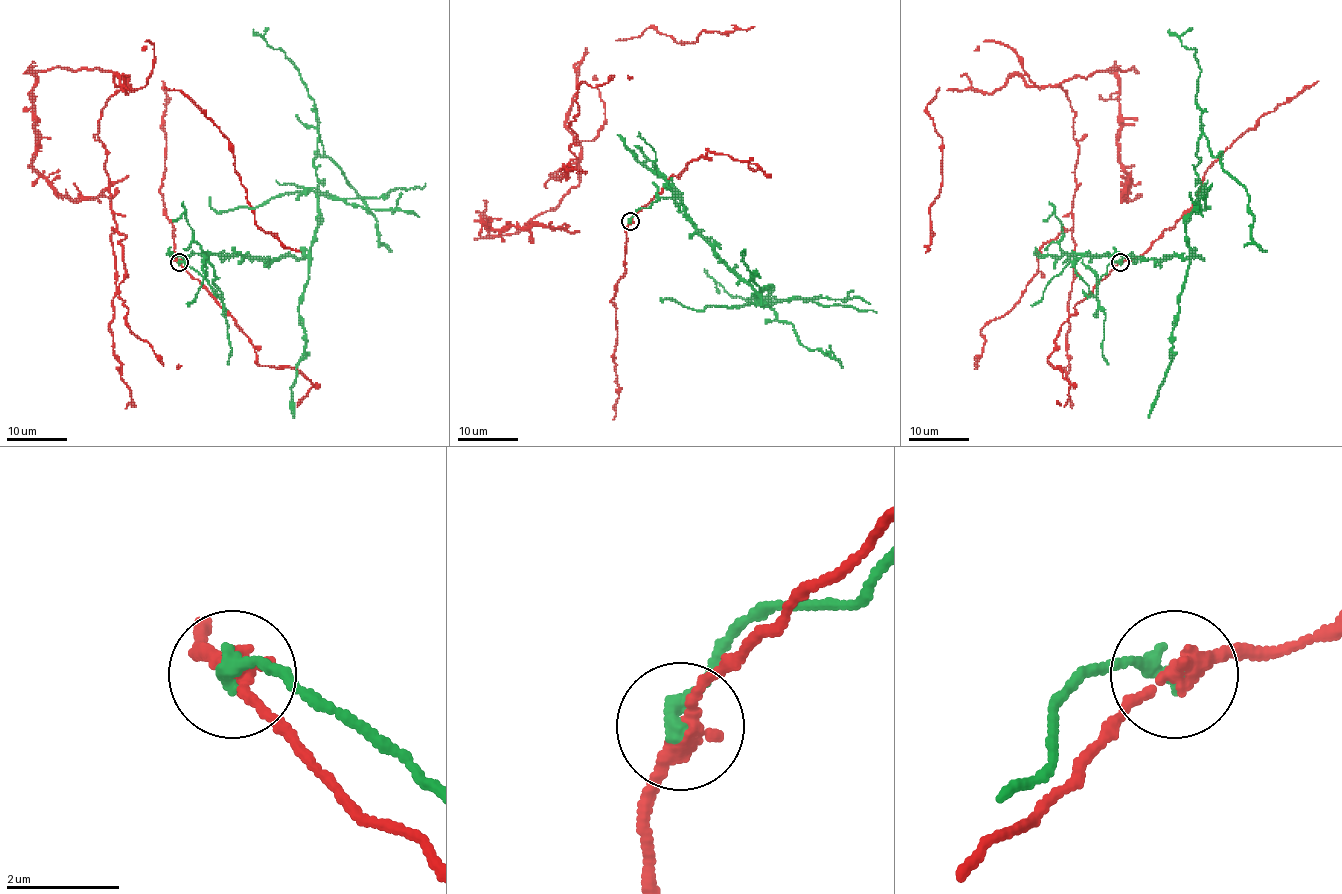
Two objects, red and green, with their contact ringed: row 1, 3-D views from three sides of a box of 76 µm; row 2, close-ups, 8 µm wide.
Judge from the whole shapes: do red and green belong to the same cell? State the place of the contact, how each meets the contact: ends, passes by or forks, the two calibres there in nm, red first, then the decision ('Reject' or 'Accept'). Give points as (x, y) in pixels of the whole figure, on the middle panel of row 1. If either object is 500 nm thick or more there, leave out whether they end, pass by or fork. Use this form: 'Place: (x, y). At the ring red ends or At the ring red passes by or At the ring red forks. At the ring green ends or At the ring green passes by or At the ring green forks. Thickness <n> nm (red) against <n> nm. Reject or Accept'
Place: (630, 221). At the ring red passes by. At the ring green ends. Thickness 280 nm (red) against 320 nm. Reject

